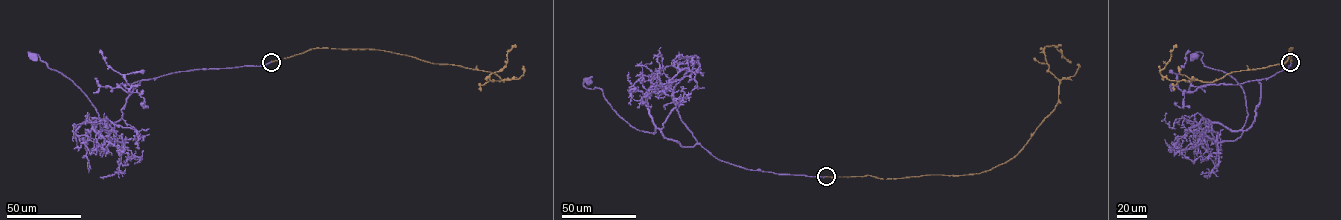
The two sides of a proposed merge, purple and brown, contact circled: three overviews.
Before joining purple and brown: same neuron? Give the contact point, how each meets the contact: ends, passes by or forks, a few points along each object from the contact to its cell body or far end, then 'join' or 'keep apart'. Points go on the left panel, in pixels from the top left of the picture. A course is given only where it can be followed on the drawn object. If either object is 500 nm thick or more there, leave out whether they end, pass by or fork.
at (271, 62); purple ends there; brown ends there; purple runs (271, 62), (142, 80), (127, 98), (122, 116), (102, 130), (101, 118), (85, 94), (34, 56); brown runs (271, 62), (315, 48), (380, 50), (488, 71), (503, 82), (489, 76), (504, 67), (507, 53), (516, 46); join

